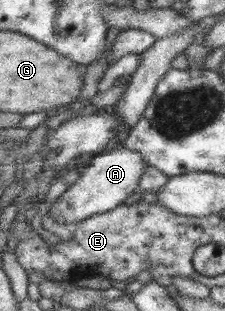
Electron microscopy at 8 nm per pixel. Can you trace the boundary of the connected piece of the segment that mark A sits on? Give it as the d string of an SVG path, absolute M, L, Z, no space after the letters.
M121 144L96 154L91 164L80 168L76 181L65 185L54 203L50 203L47 215L57 225L75 224L95 214L102 214L122 205L126 197L138 190L138 180L143 167L148 166L144 158Z

